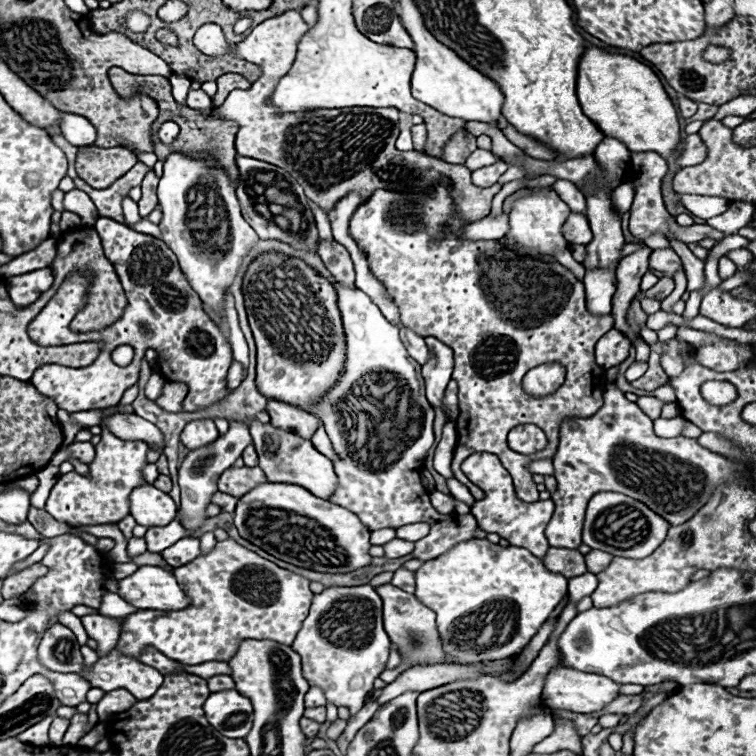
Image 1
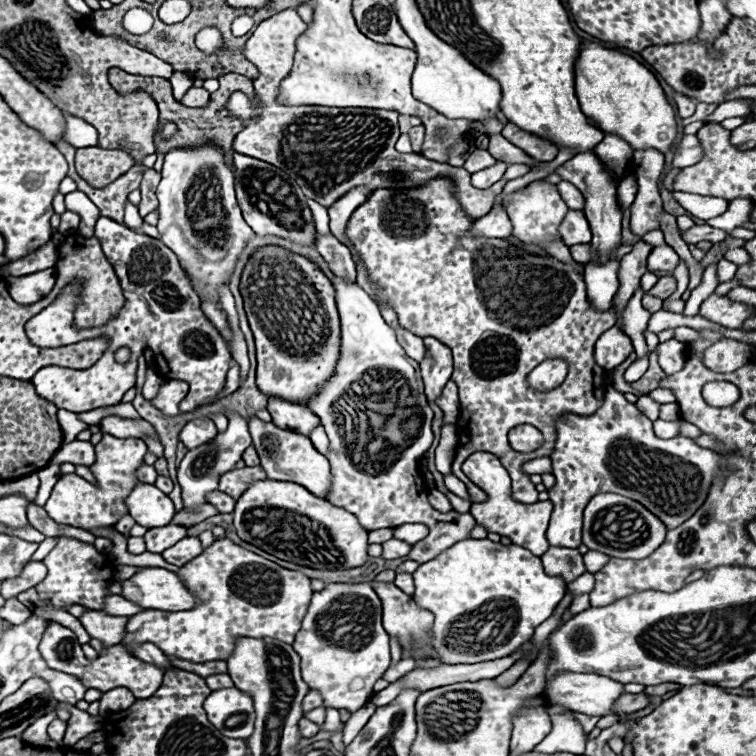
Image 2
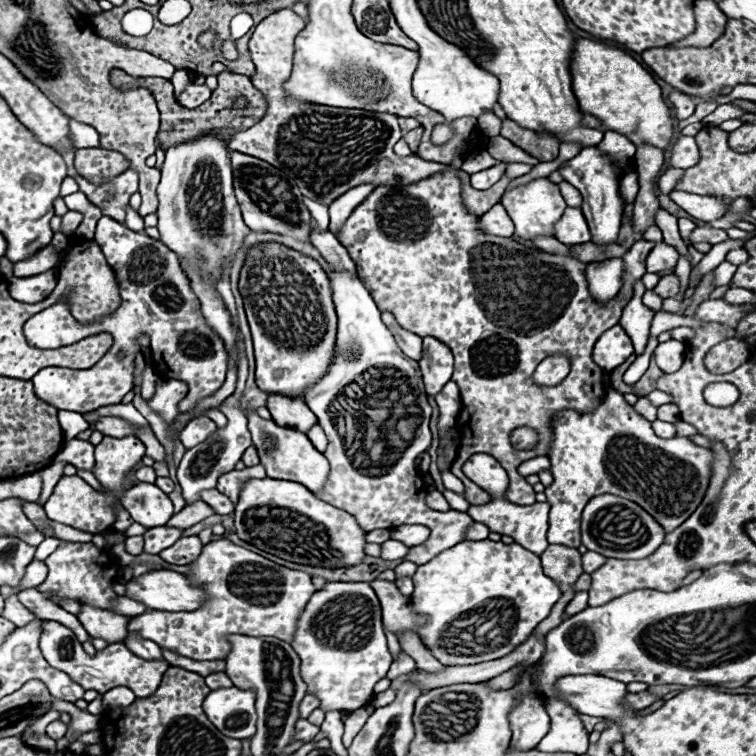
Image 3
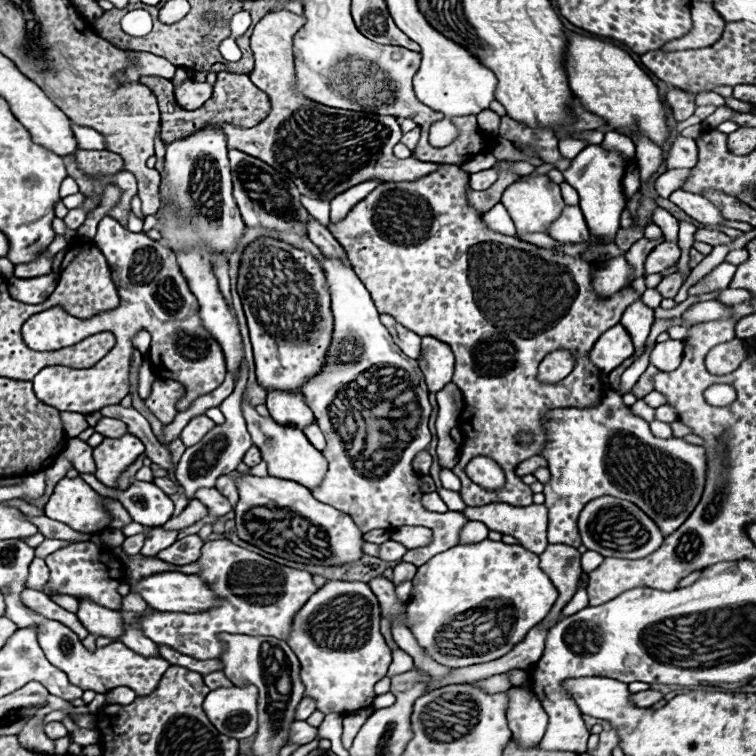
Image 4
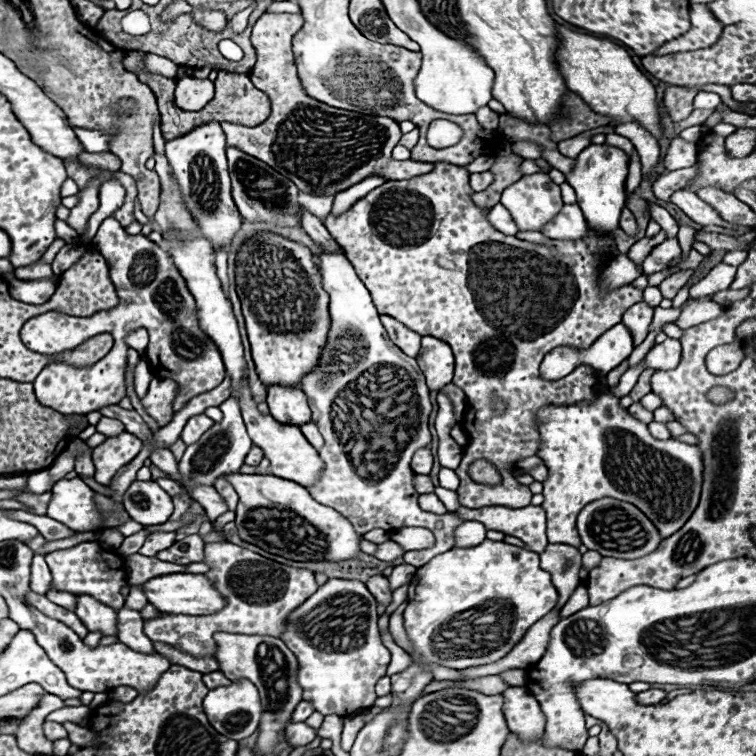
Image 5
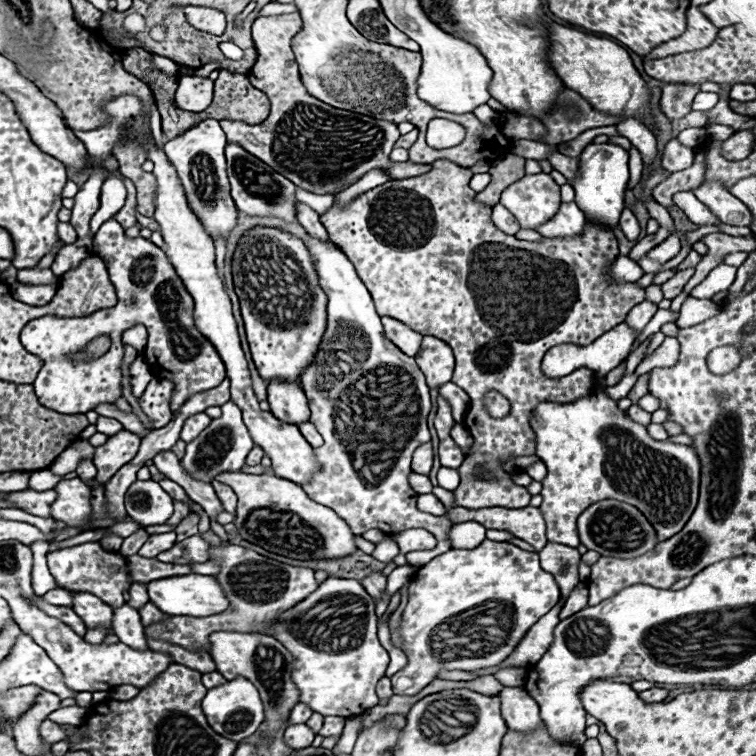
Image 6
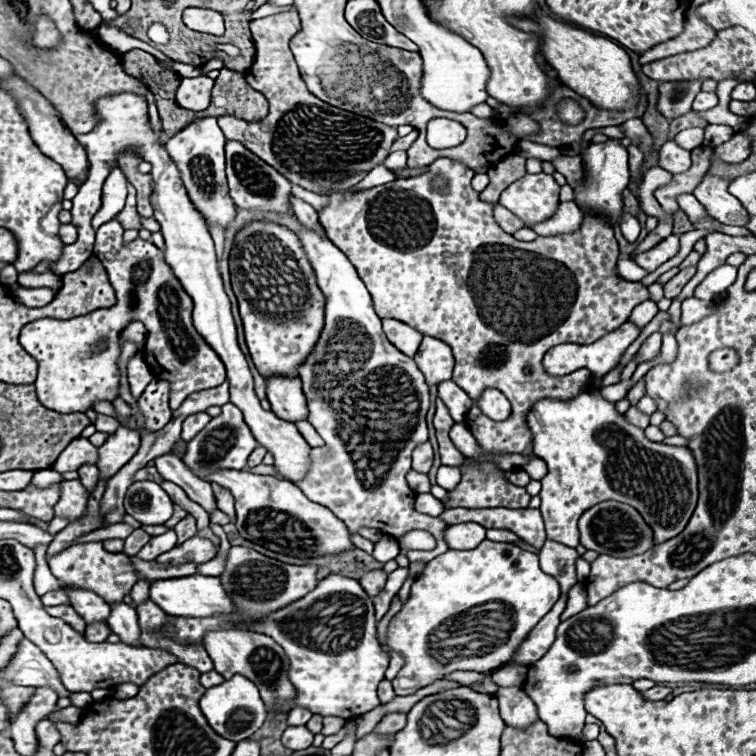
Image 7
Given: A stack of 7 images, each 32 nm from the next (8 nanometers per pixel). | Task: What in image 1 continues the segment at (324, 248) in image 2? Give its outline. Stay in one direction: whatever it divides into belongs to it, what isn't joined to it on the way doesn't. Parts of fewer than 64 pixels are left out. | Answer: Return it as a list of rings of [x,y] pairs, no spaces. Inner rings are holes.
[[[322,240],[318,254],[338,284],[354,286],[354,266],[352,266],[350,254],[346,252],[344,246],[340,246],[334,240],[332,242]]]

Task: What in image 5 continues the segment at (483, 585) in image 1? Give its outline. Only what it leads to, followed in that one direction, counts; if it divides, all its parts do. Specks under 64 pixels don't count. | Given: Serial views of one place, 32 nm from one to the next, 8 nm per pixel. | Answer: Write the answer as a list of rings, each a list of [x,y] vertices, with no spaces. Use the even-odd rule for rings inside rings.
[[[484,540],[472,548],[452,548],[418,568],[408,590],[404,628],[424,660],[462,670],[504,658],[504,654],[508,654],[524,638],[528,628],[556,606],[556,600],[558,590],[552,584],[550,574],[538,566],[536,552],[510,546],[506,542]]]

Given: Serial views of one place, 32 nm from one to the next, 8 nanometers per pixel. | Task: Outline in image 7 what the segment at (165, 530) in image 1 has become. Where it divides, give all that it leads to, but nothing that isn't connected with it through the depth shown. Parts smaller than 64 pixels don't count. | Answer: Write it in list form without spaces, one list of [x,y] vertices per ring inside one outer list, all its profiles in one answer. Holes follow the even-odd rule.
[[[168,530],[164,534],[160,534],[160,536],[152,536],[150,542],[138,552],[138,558],[154,560],[156,556],[172,550],[174,546],[176,546],[176,534],[174,534],[174,530]]]

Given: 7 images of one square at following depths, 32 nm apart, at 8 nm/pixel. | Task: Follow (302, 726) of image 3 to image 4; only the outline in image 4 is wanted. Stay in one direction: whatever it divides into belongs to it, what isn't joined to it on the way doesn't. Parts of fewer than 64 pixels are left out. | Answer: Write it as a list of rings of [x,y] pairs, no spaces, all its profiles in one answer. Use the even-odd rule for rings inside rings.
[[[296,720],[292,724],[292,734],[290,734],[290,742],[296,742],[296,744],[308,744],[316,738],[318,734],[318,728],[310,726],[306,720]]]

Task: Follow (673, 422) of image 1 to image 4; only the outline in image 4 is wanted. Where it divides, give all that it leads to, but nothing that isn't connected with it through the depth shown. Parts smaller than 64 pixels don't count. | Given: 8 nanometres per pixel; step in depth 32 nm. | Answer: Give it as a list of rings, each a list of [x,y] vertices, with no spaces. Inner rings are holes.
[[[654,420],[654,422],[650,422],[650,428],[652,428],[654,436],[658,436],[658,438],[672,438],[672,428],[666,422]]]

